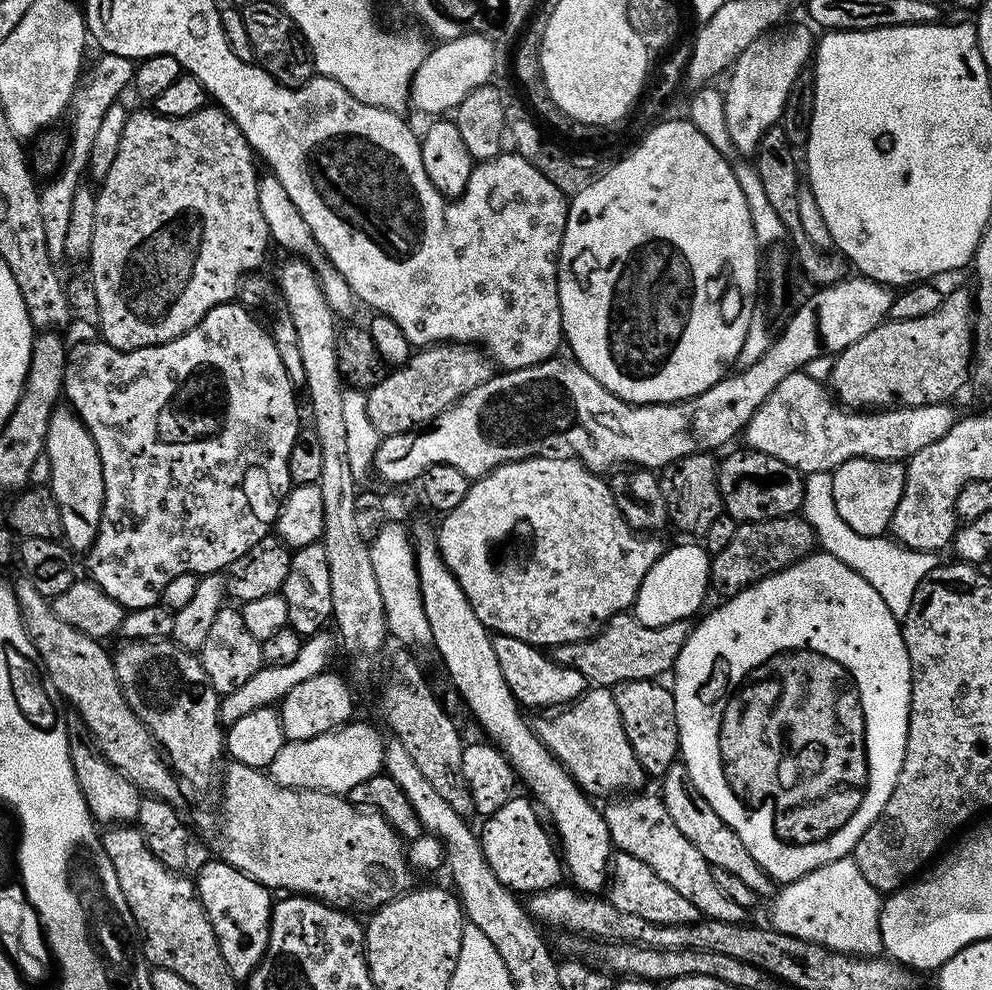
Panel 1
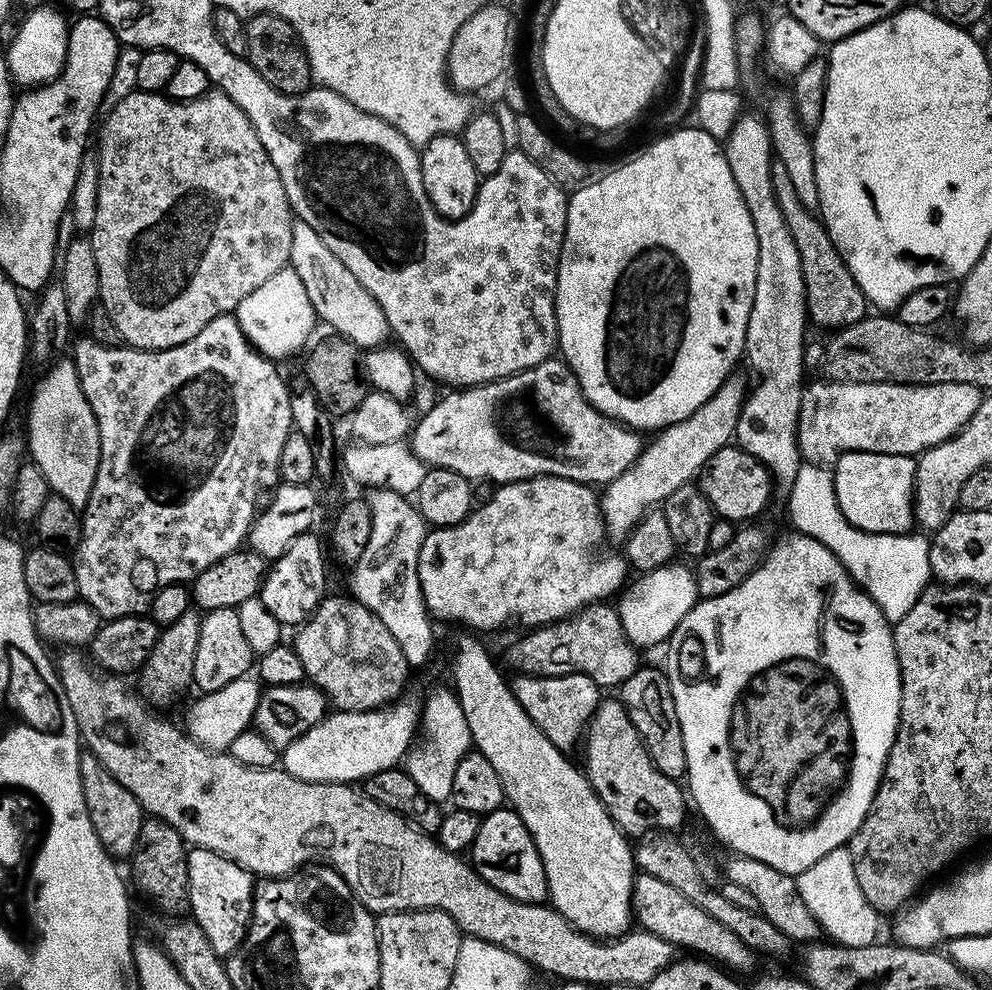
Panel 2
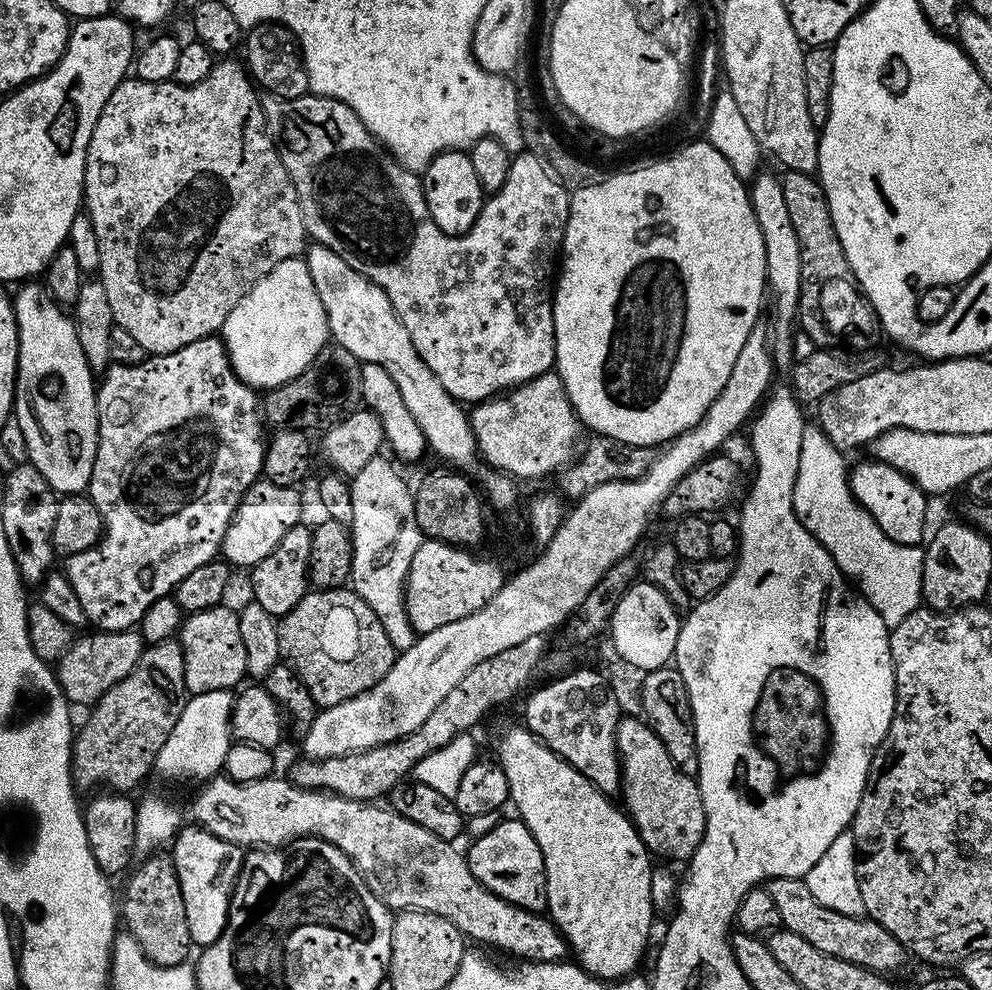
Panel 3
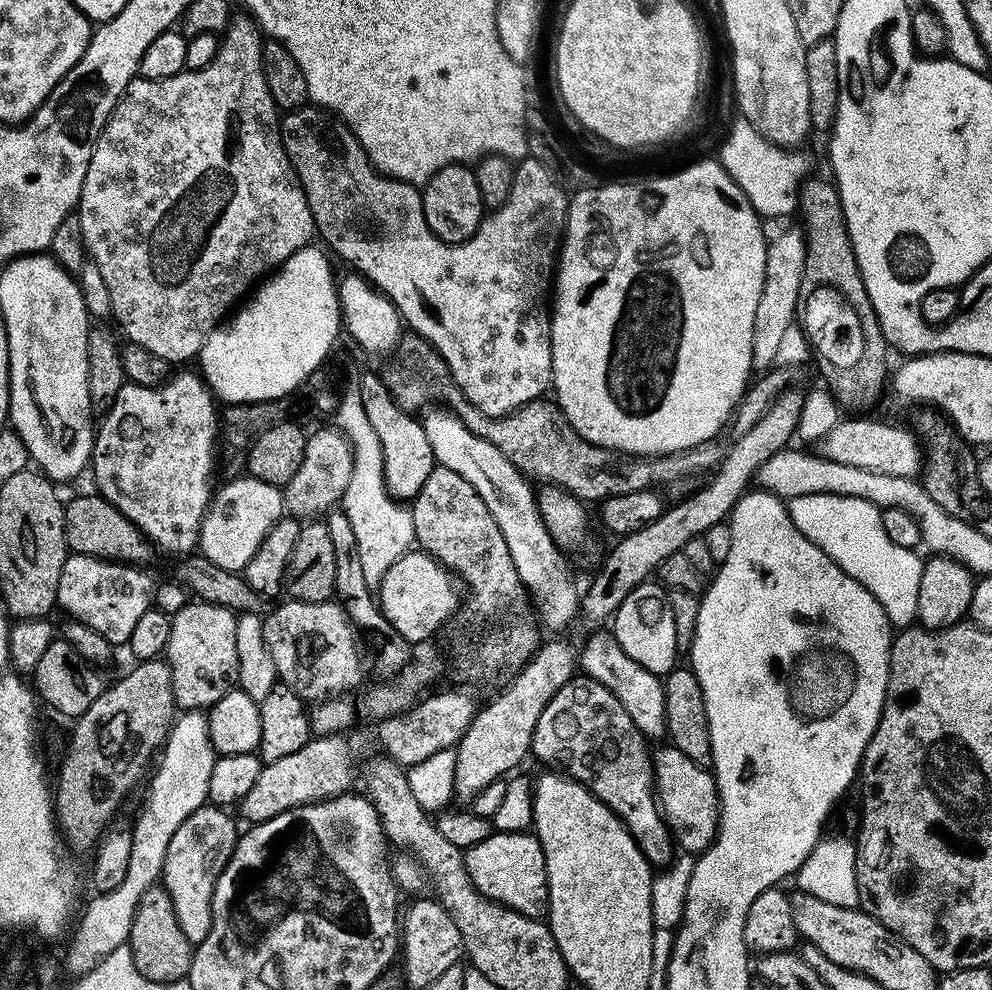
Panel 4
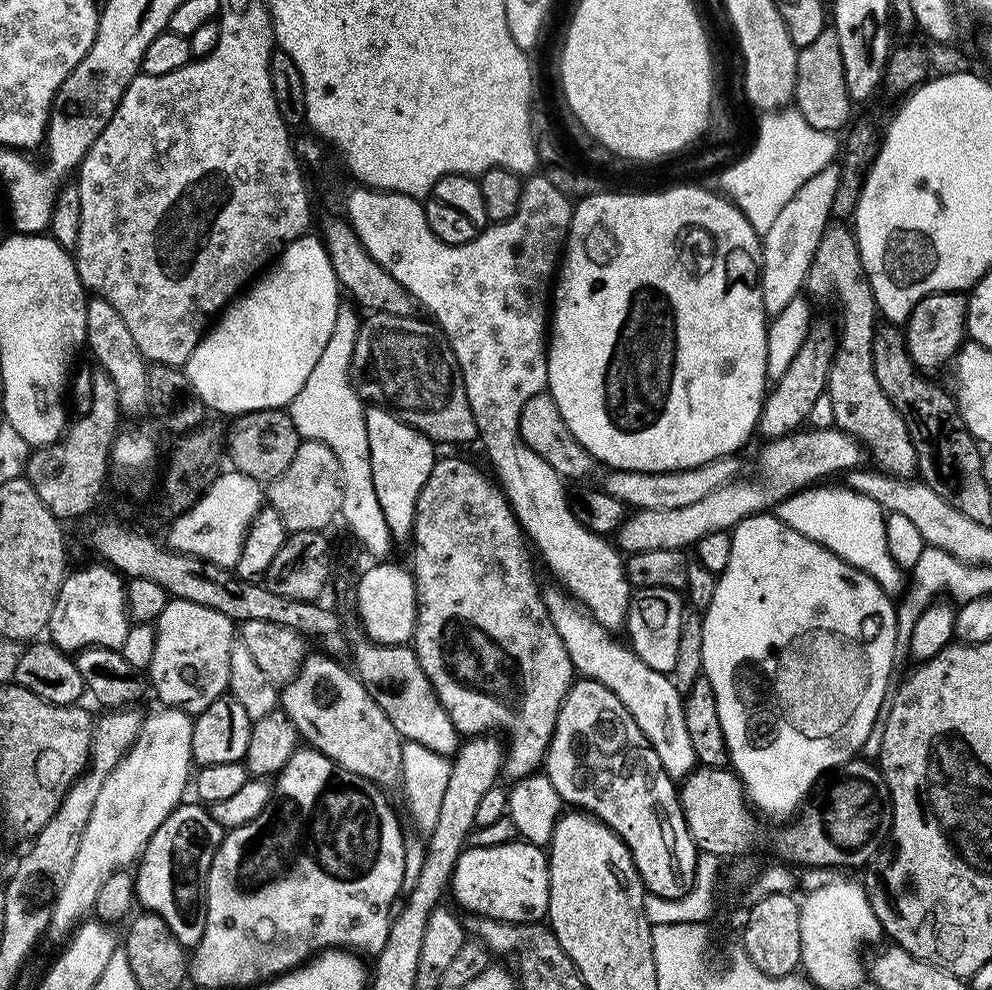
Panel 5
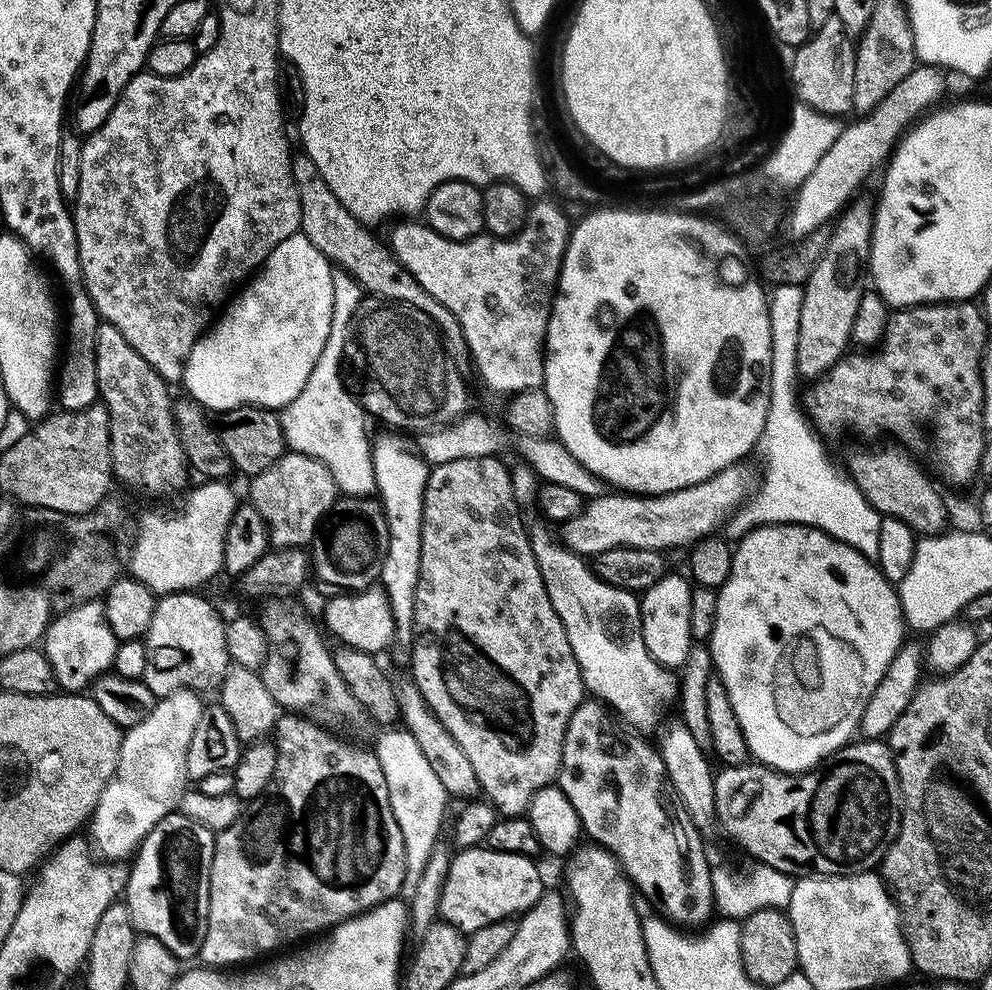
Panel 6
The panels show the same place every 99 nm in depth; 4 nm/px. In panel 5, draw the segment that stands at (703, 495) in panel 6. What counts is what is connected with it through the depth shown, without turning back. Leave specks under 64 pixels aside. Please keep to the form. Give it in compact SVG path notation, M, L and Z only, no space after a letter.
M835 426L829 428L816 428L813 432L797 430L791 436L779 436L776 440L769 440L760 452L760 476L753 480L737 478L724 484L718 490L706 494L698 502L691 503L690 506L682 506L680 510L636 510L625 519L620 525L618 539L619 547L625 553L645 552L646 550L658 550L659 548L679 548L681 550L695 545L697 540L701 540L706 534L711 532L728 532L736 527L740 521L748 516L759 516L775 509L780 501L787 496L792 496L796 491L802 490L807 486L820 482L823 476L828 476L831 472L847 473L849 470L856 470L861 467L860 459L865 459L866 452L860 441L855 440L850 434L841 432Z

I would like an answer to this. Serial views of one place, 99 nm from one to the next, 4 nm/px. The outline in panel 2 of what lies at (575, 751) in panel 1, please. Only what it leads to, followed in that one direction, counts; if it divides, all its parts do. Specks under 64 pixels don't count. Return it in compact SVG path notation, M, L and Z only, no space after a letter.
M619 698L601 699L600 705L588 720L588 727L582 737L583 748L582 771L591 782L592 789L598 794L598 798L604 803L604 808L610 814L610 818L620 827L620 831L625 836L643 838L653 830L672 834L677 831L675 828L683 826L684 800L686 804L685 789L677 781L666 778L666 774L659 772L652 764L650 754L638 734L638 730L634 730L634 722L630 722L624 704Z

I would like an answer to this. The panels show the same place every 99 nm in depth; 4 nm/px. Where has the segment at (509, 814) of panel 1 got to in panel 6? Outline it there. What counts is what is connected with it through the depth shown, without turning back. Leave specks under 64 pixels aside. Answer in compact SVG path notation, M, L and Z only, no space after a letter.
M487 846L457 851L453 855L450 870L446 874L446 886L442 886L439 919L458 930L462 930L465 934L471 934L482 930L482 926L490 926L499 920L516 918L529 912L546 891L546 885L544 885L543 878L540 877L540 868L535 864L536 862L530 856L499 852Z

